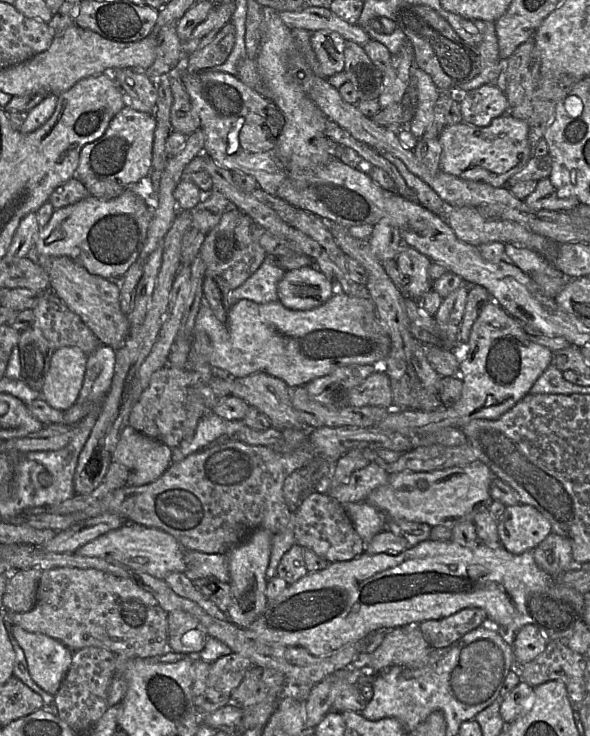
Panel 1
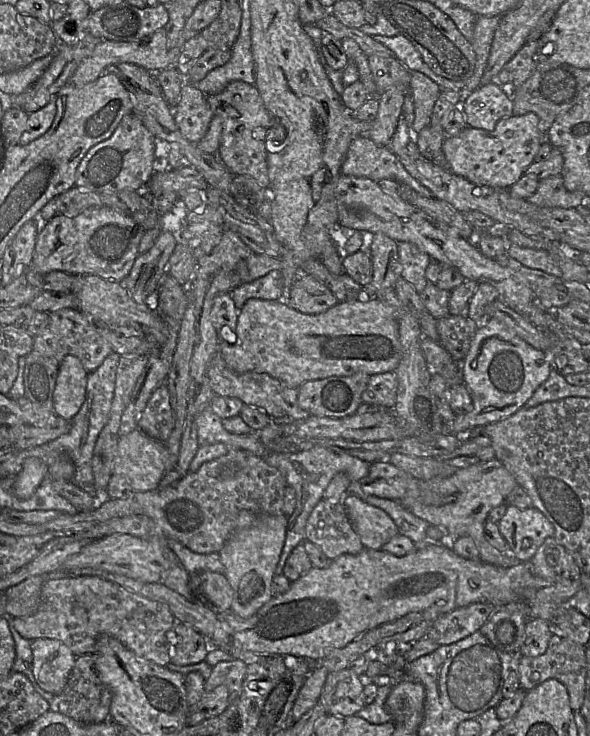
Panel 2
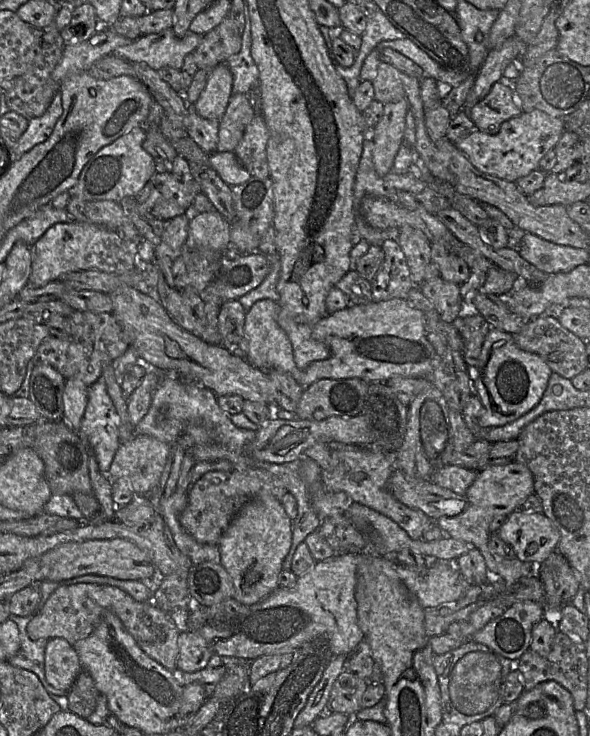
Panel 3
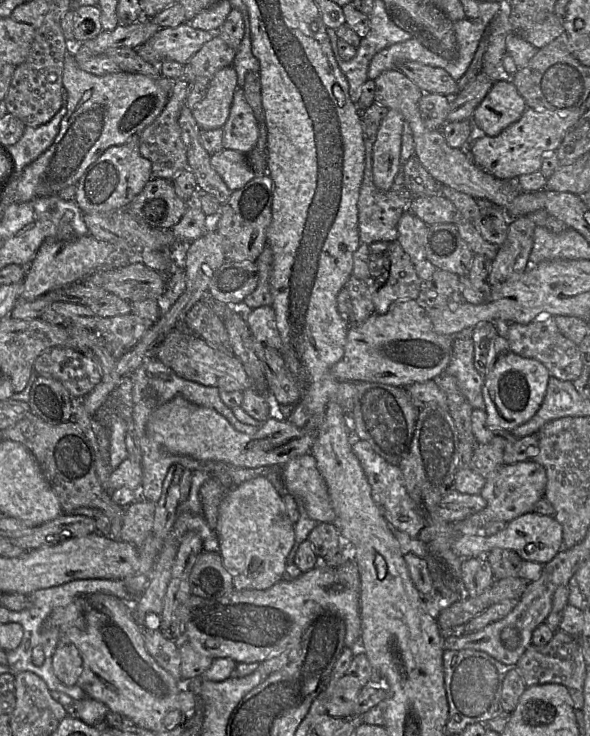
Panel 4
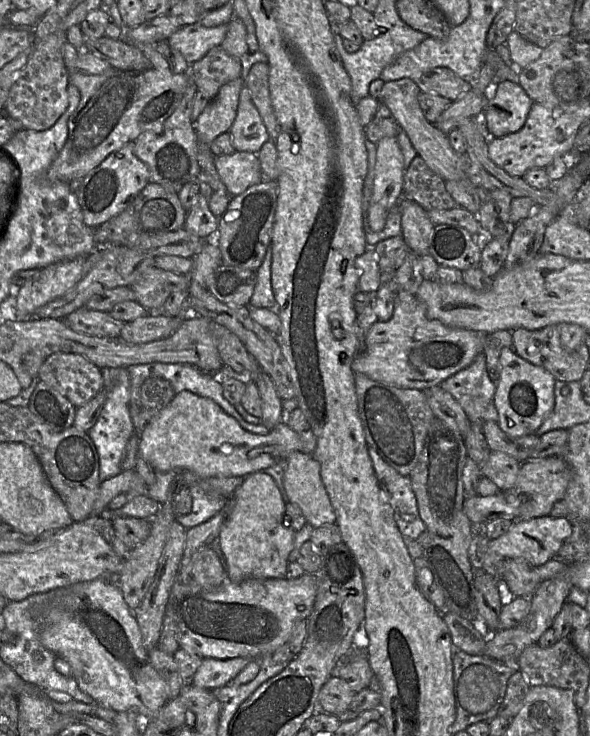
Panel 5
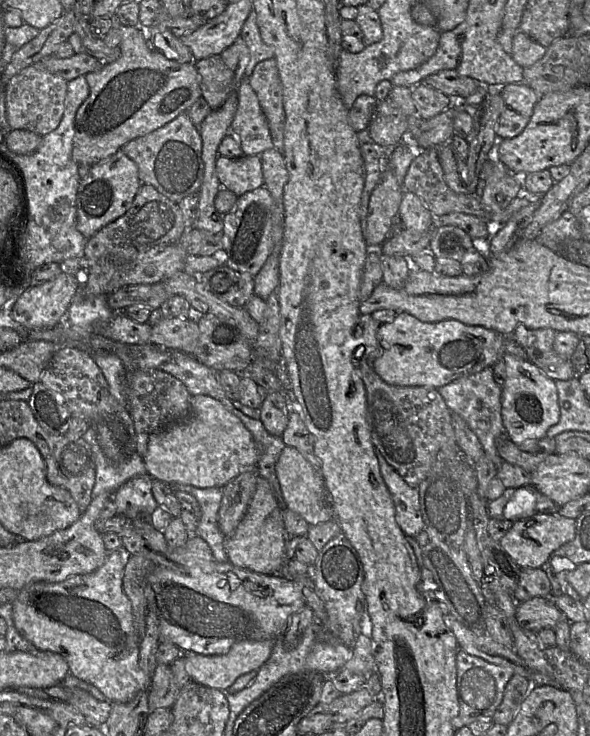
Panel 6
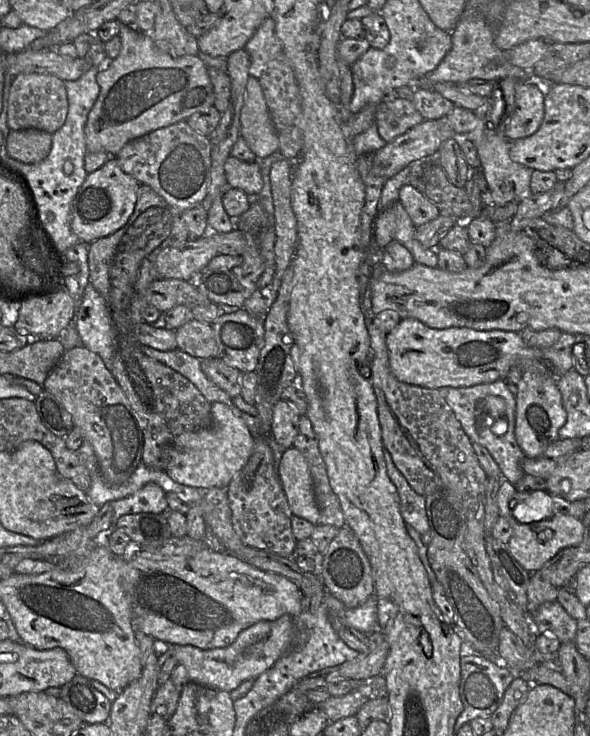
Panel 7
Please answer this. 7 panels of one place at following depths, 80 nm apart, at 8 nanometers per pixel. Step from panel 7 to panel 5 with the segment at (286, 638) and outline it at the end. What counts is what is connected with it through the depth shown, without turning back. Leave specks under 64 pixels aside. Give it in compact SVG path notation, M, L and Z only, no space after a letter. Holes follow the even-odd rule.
M243 657L229 660L203 658L191 684L209 690L225 686L251 661L251 659Z

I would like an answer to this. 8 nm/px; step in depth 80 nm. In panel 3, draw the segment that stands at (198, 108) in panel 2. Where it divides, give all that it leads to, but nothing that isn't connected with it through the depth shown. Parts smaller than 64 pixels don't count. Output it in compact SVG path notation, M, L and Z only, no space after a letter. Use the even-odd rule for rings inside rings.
M188 104L188 113L183 121L188 135L206 153L217 152L219 120L206 119L197 114L194 105Z

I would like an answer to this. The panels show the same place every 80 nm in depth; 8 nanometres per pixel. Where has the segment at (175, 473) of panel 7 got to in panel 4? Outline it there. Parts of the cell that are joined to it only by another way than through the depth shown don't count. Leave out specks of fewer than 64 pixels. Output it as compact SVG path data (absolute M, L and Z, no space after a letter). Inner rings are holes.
M176 396L157 409L146 424L146 431L169 453L244 468L283 467L291 459L309 453L316 439L315 432L299 428L287 419L268 418L256 433L242 433L216 410L196 405L183 396Z

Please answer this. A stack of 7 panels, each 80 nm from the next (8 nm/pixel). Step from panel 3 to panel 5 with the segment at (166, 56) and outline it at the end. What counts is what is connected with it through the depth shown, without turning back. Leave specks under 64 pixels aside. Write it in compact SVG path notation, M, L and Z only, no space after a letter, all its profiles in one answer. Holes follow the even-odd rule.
M194 23L181 27L167 41L192 64L202 59L213 47L220 46L227 30L228 24L205 27L200 23Z

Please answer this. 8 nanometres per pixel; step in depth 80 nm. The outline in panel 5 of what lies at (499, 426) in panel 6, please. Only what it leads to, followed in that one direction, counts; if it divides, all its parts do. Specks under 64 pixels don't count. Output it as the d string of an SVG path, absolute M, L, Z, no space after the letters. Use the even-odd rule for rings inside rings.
M483 353L478 354L469 366L443 381L440 386L459 403L471 424L498 421L494 404L496 386L487 372Z

